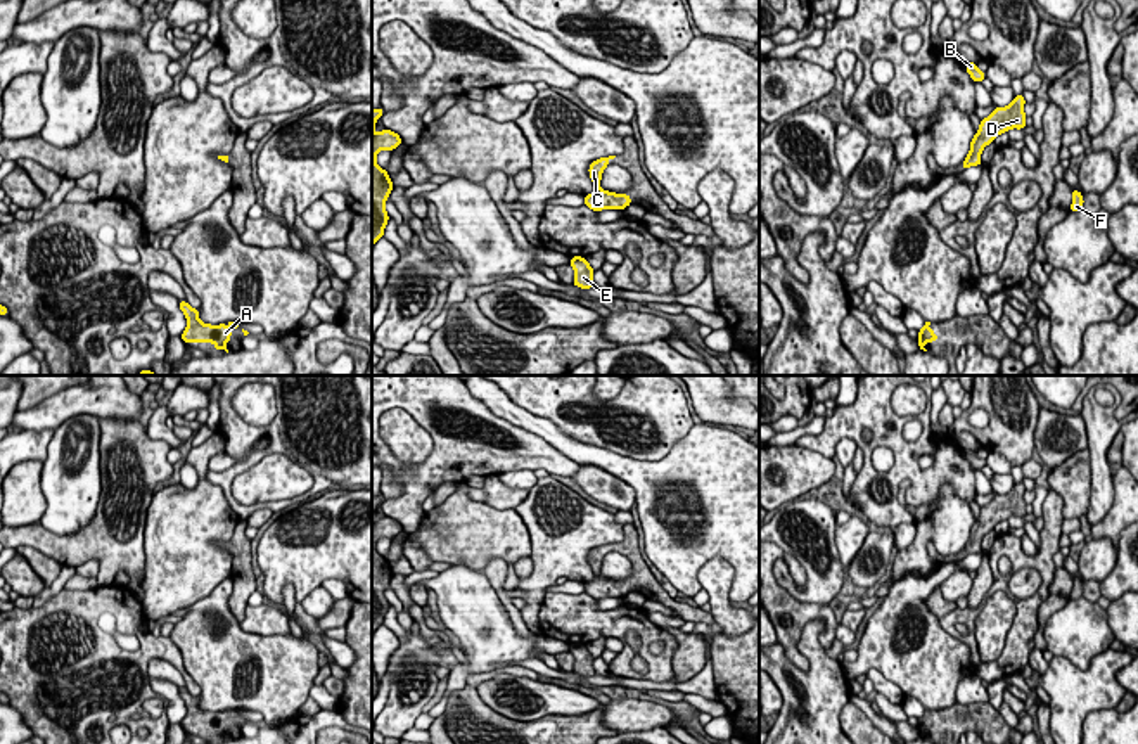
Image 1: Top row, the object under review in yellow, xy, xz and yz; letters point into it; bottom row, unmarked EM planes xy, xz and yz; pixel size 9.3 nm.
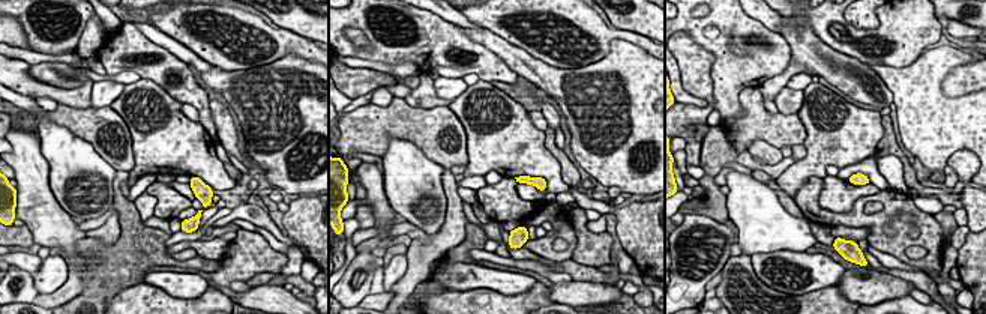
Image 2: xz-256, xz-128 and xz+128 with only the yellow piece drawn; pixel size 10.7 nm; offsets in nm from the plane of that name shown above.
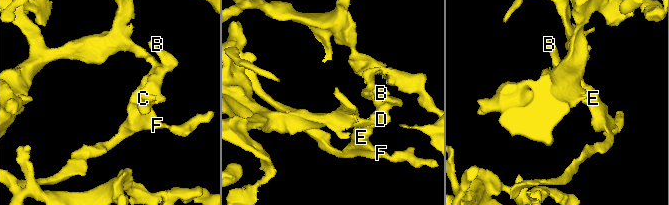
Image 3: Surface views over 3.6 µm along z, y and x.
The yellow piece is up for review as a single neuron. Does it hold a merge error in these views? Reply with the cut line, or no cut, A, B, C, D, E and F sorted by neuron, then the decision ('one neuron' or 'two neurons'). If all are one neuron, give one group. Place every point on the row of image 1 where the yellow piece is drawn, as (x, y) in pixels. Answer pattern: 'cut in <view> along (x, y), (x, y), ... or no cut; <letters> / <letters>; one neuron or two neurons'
no cut; A B C D E F; one neuron

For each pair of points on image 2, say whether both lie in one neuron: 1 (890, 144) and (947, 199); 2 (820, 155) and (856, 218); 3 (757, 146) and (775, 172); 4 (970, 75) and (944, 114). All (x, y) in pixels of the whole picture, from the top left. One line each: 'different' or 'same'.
1: same
2: different
3: different
4: different

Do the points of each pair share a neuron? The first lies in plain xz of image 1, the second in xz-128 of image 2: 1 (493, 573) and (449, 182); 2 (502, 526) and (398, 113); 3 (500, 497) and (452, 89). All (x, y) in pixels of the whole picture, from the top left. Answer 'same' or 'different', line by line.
1: same
2: same
3: different

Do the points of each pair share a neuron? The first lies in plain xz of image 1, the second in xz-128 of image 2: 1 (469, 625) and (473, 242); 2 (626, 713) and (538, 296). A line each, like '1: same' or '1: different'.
1: different
2: different

